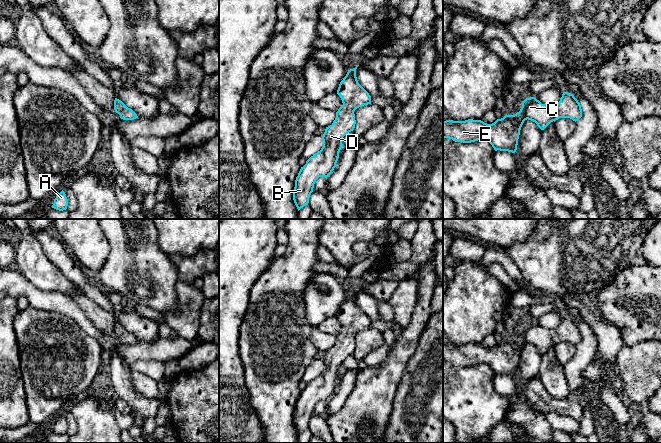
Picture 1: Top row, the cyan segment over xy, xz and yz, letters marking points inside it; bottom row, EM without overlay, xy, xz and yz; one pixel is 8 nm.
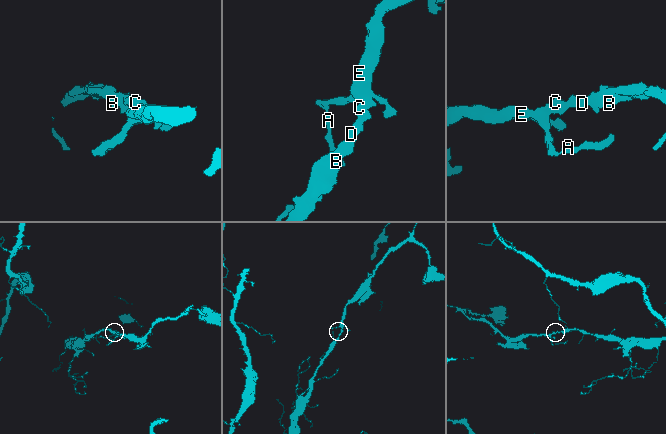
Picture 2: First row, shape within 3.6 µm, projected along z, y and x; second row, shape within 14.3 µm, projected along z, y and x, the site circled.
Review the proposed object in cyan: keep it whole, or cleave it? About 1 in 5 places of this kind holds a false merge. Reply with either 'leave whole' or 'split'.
leave whole

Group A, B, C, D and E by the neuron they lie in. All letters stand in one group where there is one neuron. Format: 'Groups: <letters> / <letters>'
Groups: A B C D E

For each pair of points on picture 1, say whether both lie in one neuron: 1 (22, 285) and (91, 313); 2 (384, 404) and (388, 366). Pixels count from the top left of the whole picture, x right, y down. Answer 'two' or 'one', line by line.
1: two
2: one

